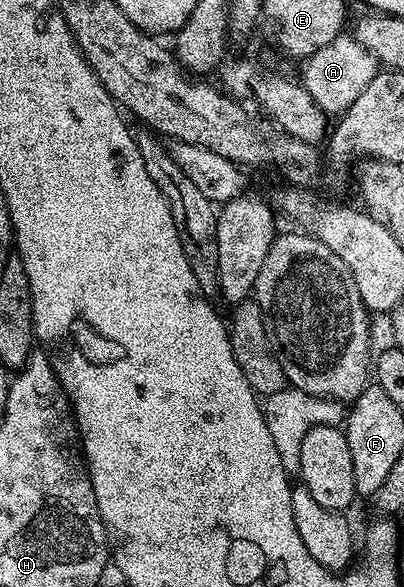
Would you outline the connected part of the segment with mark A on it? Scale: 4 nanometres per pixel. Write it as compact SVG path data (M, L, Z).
M341 32L334 40L330 40L330 44L326 44L326 48L318 48L318 52L309 56L303 66L302 84L306 92L312 97L316 107L329 116L339 116L348 110L350 104L354 104L354 100L362 96L366 84L370 84L370 80L374 80L378 73L375 56L348 32Z

